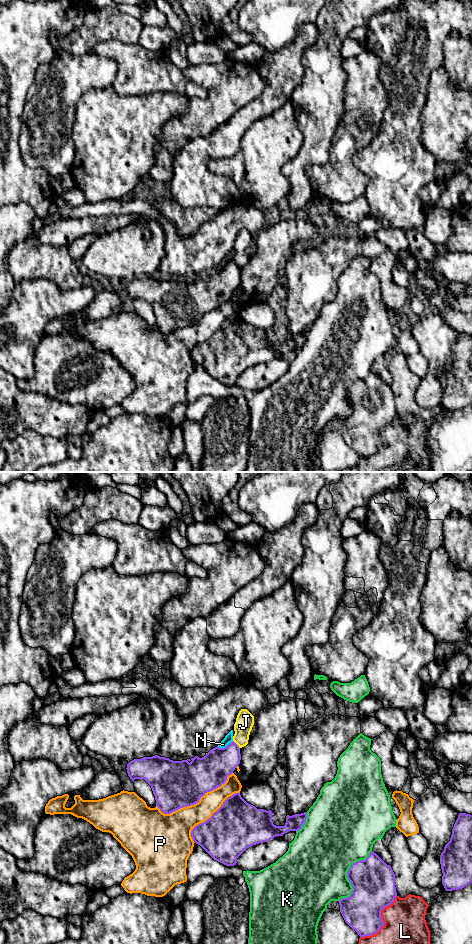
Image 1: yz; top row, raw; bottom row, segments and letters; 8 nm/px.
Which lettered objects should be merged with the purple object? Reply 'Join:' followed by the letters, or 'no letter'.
Join: no letter

